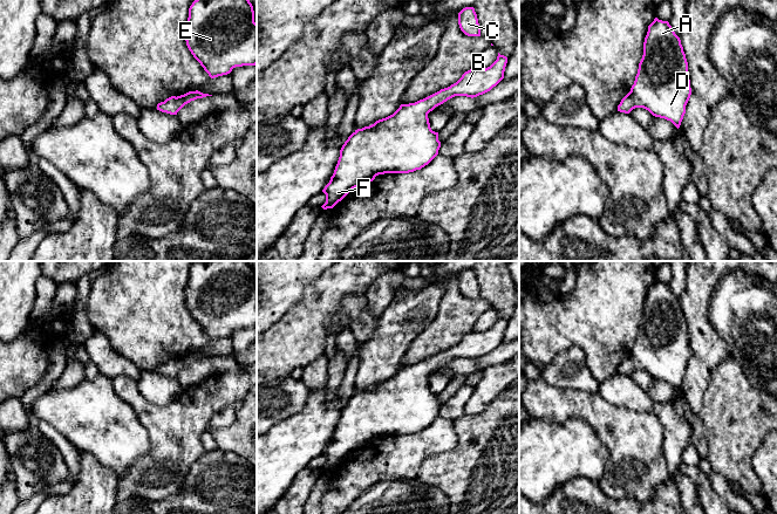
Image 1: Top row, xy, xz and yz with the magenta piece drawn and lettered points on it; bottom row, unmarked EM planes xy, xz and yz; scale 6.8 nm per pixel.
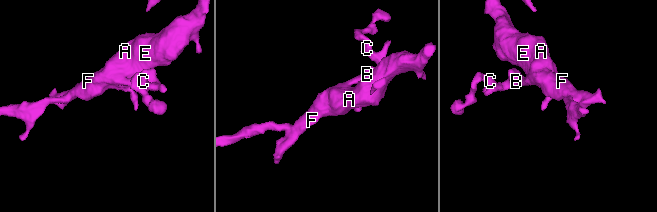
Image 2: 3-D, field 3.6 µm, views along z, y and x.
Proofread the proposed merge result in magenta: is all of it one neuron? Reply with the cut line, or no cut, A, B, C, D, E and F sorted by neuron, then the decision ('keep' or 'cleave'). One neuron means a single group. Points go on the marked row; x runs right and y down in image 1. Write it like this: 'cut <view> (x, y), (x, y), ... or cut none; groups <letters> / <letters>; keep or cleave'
cut none; groups A B C D E F; keep

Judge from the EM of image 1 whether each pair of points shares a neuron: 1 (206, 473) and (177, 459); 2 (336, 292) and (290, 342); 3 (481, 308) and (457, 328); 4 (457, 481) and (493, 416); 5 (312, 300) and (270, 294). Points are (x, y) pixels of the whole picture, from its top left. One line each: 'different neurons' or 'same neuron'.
1: different neurons
2: same neuron
3: same neuron
4: same neuron
5: different neurons

